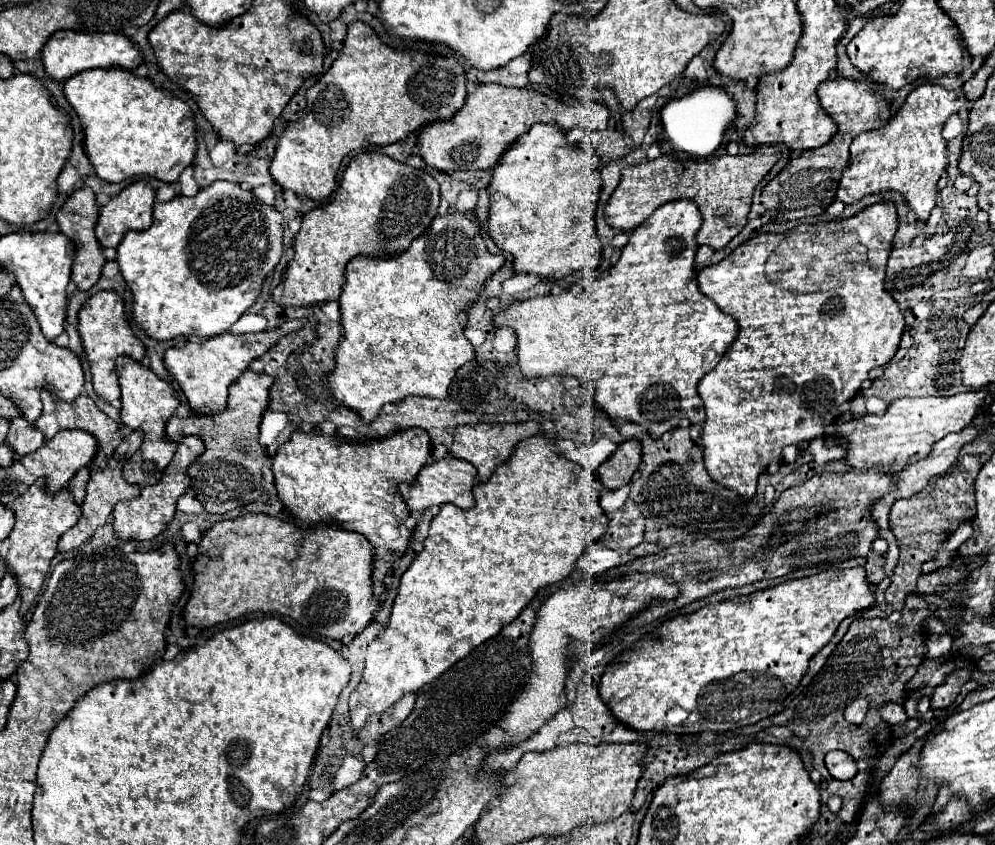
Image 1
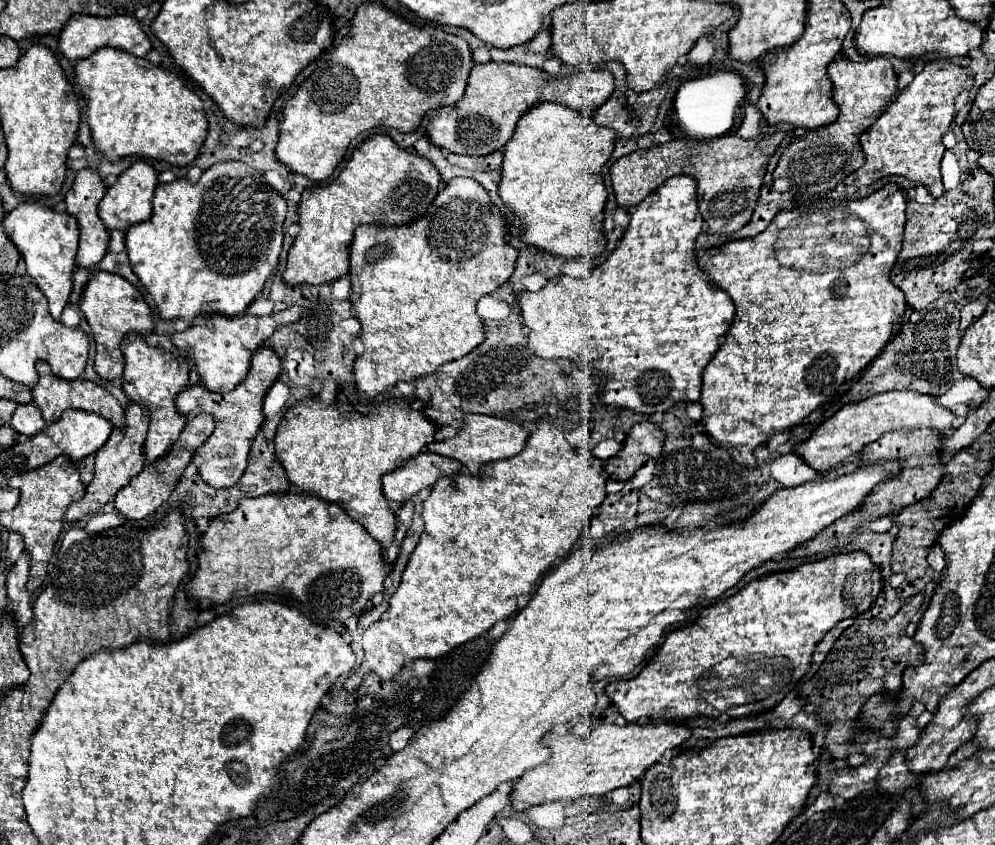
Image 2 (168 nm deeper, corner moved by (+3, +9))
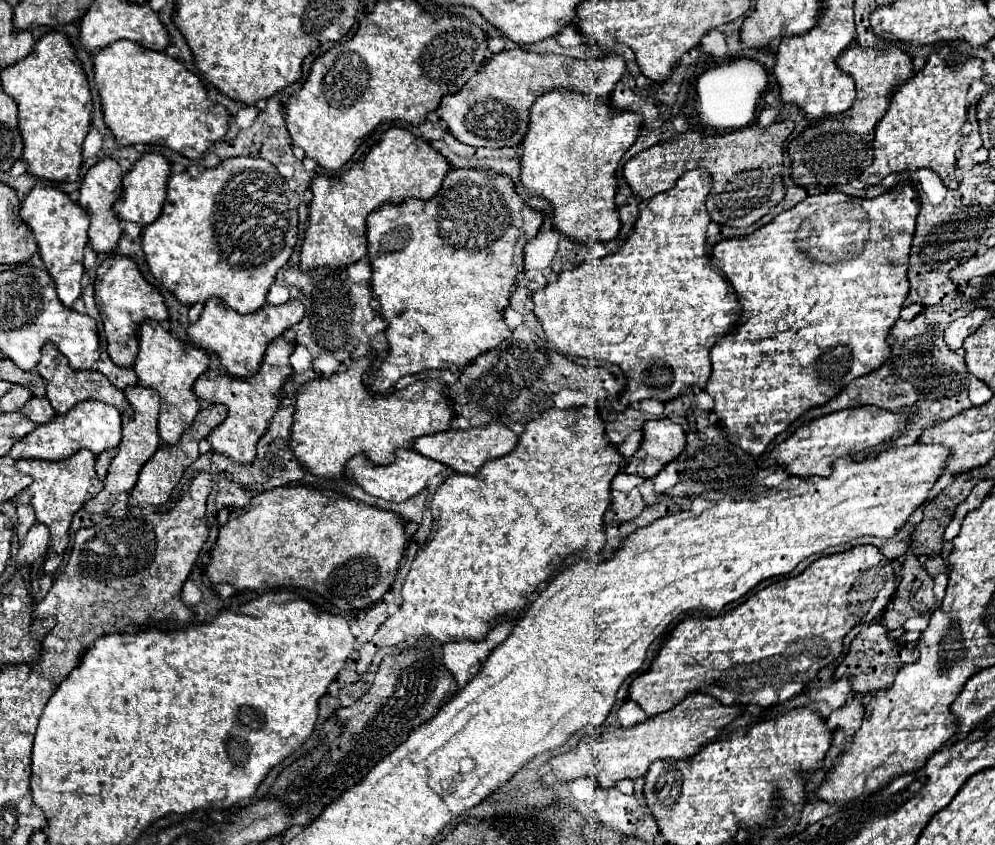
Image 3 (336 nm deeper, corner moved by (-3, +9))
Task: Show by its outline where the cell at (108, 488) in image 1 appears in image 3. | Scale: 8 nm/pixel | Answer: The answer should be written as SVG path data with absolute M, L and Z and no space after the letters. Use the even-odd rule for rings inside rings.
M128 386L124 390L124 394L126 394L126 398L132 406L134 416L129 418L127 414L122 414L122 442L118 444L118 456L112 458L112 464L108 468L104 488L100 490L100 494L96 494L92 500L88 500L84 504L84 510L88 510L88 512L106 512L106 510L110 510L110 506L114 504L114 500L120 494L128 494L132 490L132 486L136 484L140 468L160 448L160 438L158 438L158 430L156 430L156 418L158 418L158 408L160 408L158 392L150 390L150 388L142 388L142 386Z

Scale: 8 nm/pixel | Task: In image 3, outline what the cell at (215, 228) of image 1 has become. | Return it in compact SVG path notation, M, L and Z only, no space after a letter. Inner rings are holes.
M240 156L240 158L226 158L226 160L222 160L216 168L204 170L198 178L192 178L188 172L172 174L170 180L168 180L168 196L166 196L164 210L162 210L160 218L156 222L144 226L144 230L142 230L142 250L144 250L146 264L148 264L150 272L152 272L152 276L168 292L172 292L178 298L180 304L192 306L196 302L204 304L208 298L220 298L232 310L236 310L238 314L250 314L250 312L256 312L258 308L262 308L266 304L264 298L268 294L268 288L272 286L272 282L276 278L276 272L288 262L288 258L292 254L292 248L296 244L296 238L298 238L298 194L290 190L288 182L278 174L278 170L268 160L252 158L252 156Z

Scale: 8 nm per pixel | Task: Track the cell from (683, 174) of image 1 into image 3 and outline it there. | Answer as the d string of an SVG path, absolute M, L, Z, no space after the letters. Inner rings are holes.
M776 122L770 128L758 128L750 124L736 132L710 134L706 130L686 130L684 134L674 134L672 138L642 150L638 156L624 164L624 180L632 194L640 200L650 200L652 196L670 190L676 180L686 170L708 170L712 176L712 190L706 200L706 210L712 222L722 226L748 228L766 216L782 198L782 146L792 134L794 122Z

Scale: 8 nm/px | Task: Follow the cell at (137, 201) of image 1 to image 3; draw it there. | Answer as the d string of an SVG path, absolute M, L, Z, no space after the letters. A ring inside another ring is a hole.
M156 152L144 154L132 166L132 170L122 178L122 196L114 202L116 216L120 220L136 222L140 226L152 224L162 212L162 204L164 204L164 198L166 198L168 176L170 176L170 164L168 164L168 160L162 154L156 154Z

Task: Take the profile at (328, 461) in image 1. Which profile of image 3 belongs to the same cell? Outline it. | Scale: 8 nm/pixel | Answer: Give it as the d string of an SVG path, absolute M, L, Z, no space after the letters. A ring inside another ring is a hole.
M360 358L356 362L348 364L348 370L332 374L332 378L322 380L310 380L296 392L296 410L294 410L294 424L292 424L292 436L290 436L290 448L298 462L314 476L326 478L326 480L348 480L346 476L346 462L354 458L356 454L364 454L372 464L384 466L390 464L396 456L394 452L398 448L414 448L414 442L424 434L438 434L448 430L450 420L454 418L454 412L448 404L448 398L443 391L446 388L438 380L416 380L416 384L392 392L388 396L372 396L362 384L362 374L370 366L370 358Z

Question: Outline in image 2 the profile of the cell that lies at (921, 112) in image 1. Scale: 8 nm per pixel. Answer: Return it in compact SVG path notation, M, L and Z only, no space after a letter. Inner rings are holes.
M930 60L924 70L914 76L914 80L898 94L898 98L886 108L874 126L870 126L862 136L860 144L866 154L862 168L852 172L844 184L846 186L864 186L872 184L884 176L906 176L916 184L924 184L934 198L940 198L944 192L940 160L944 154L942 136L950 130L954 120L954 102L956 96L964 90L970 90L974 76L968 68L952 64L948 60Z

